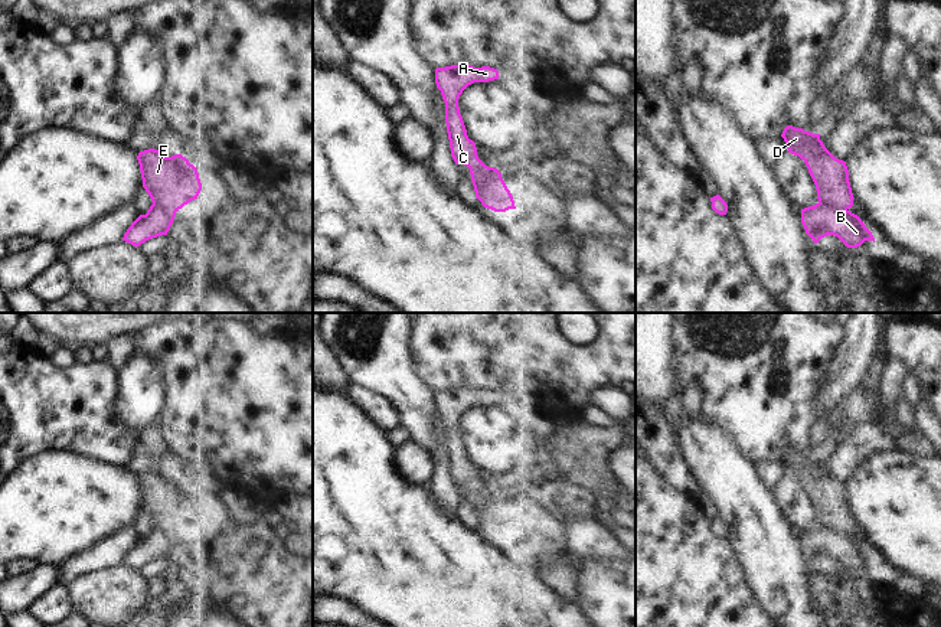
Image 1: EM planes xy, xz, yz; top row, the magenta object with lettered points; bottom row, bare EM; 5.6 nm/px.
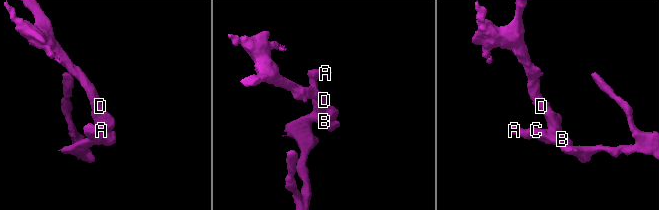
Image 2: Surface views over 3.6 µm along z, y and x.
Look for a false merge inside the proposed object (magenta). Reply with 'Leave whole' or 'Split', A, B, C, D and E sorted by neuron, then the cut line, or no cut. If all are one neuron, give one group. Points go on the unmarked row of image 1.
Split. Groups: A B C / D E. Split along yz (819, 525), (846, 532).

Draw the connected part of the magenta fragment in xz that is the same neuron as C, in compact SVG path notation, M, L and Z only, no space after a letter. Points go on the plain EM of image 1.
M451 388L435 392L435 406L445 425L445 447L451 480L455 487L464 487L470 492L474 515L486 510L489 504L500 502L501 496L494 490L486 489L478 481L476 466L467 458L458 421L468 408L494 402L499 402L499 393L490 389Z

